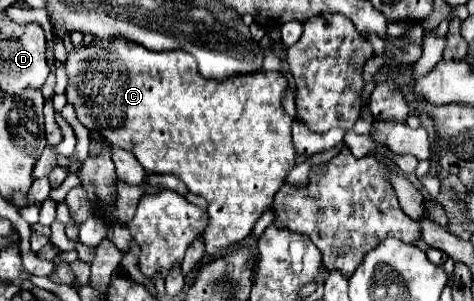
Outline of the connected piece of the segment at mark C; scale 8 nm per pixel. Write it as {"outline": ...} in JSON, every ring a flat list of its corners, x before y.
{"outline":[[96,40,94,46,70,52,66,72,68,102,74,104,78,120,86,128,98,130,112,146,132,152,146,174,174,174,192,194,206,198,210,224,204,232,204,246,210,256,220,256,228,246,250,234,254,222,272,208,274,194,286,184,288,172,296,166,290,134,292,118,282,106,288,90,282,72,258,72,222,82,206,80,188,52,152,52,128,40]]}

